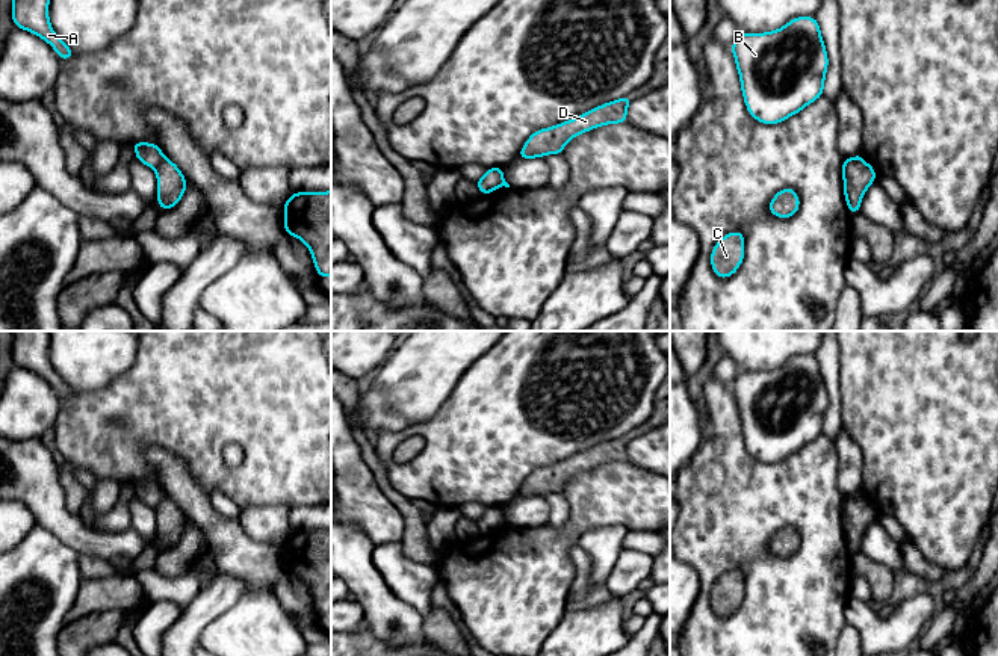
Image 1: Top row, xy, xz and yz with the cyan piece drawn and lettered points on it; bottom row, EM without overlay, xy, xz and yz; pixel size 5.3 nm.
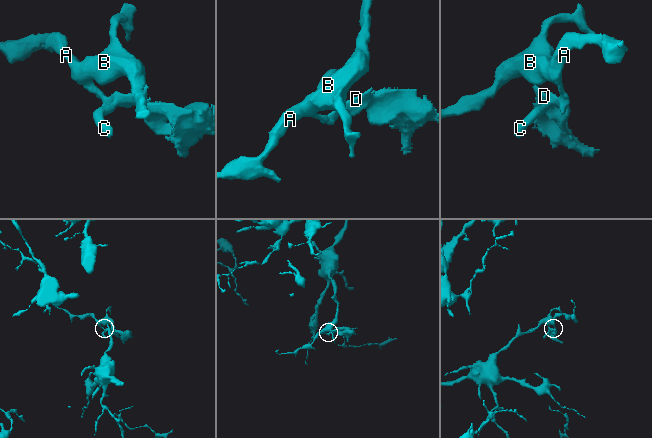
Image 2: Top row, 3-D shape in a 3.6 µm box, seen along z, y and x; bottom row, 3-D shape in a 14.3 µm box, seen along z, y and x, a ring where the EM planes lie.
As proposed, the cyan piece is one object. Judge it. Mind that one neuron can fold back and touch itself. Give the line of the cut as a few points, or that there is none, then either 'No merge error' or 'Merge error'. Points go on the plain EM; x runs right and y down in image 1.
Split along xy (165, 498), (153, 507). Merge error

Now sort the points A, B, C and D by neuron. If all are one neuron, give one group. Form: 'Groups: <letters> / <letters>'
Groups: A B / C D

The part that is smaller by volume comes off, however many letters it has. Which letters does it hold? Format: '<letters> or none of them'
C, D

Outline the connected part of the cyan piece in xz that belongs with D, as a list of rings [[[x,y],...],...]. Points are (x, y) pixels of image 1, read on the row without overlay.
[[[629,434],[597,444],[573,458],[534,470],[522,485],[517,497],[535,497],[547,493],[563,493],[566,482],[579,473],[606,463],[628,460]]]

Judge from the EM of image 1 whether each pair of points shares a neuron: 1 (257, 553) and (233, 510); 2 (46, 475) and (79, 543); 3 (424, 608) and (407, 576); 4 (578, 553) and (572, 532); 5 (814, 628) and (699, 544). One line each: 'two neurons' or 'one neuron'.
1: two neurons
2: one neuron
3: one neuron
4: two neurons
5: one neuron

